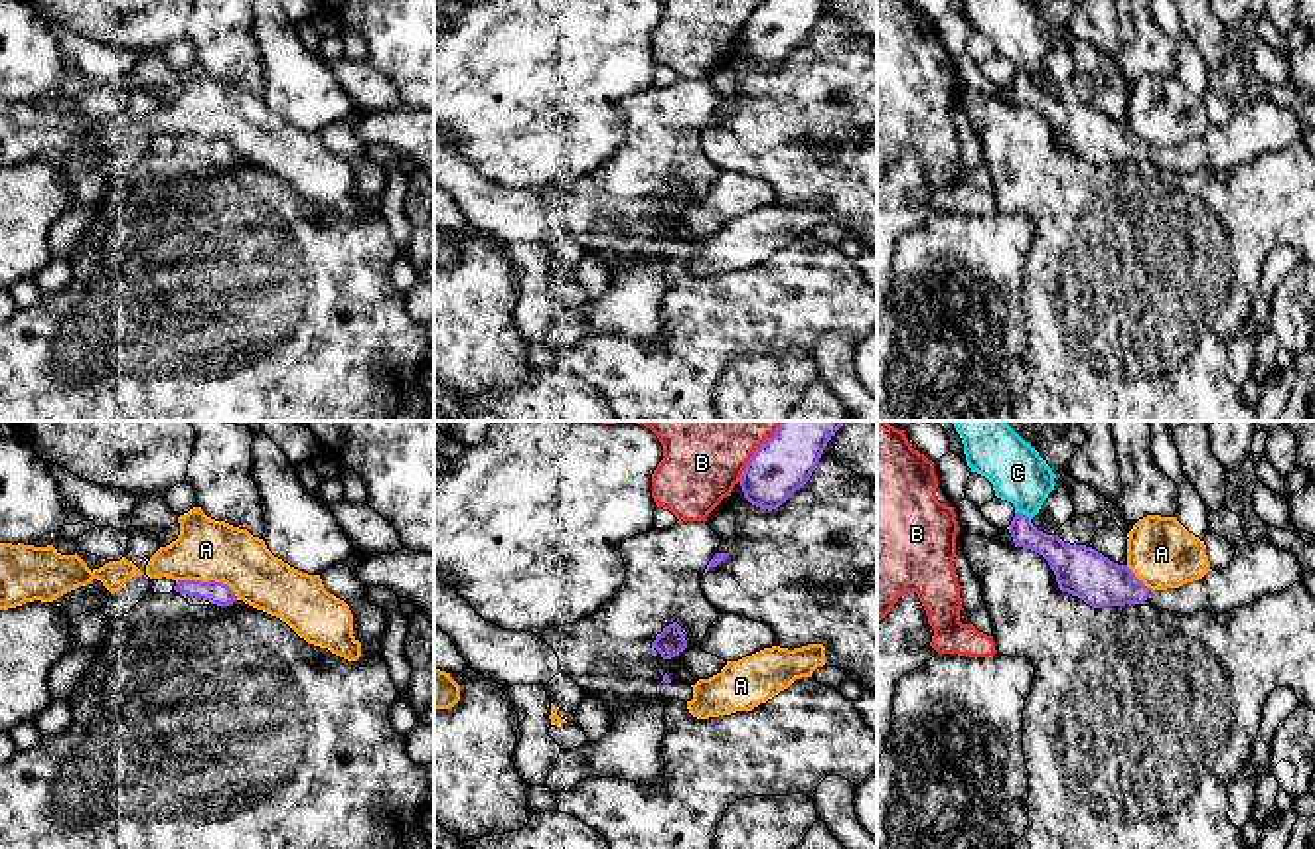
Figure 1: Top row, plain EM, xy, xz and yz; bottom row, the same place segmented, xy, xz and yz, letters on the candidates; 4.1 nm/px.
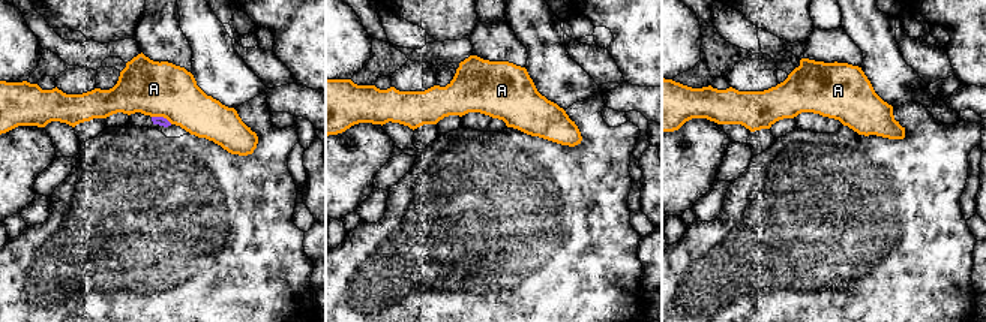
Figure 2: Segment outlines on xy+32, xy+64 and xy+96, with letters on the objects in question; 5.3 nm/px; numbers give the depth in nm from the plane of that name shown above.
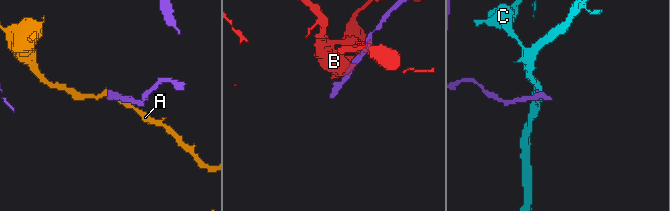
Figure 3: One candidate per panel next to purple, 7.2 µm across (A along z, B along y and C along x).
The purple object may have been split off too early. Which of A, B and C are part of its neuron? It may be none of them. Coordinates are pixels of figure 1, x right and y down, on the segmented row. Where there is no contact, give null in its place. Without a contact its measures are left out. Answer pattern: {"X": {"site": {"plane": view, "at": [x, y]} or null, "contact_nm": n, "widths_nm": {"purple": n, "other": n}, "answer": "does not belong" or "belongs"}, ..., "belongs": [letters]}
{"A": {"site": {"plane": "xy", "at": [210, 581]}, "contact_nm": 260, "widths_nm": {"purple": 90, "other": 260}, "answer": "does not belong"}, "B": {"site": {"plane": "xz", "at": [757, 451]}, "contact_nm": 300, "widths_nm": {"purple": 240, "other": 440}, "answer": "does not belong"}, "C": {"site": {"plane": "yz", "at": [1021, 514]}, "contact_nm": 70, "widths_nm": {"purple": 130, "other": 220}, "answer": "does not belong"}, "belongs": []}

